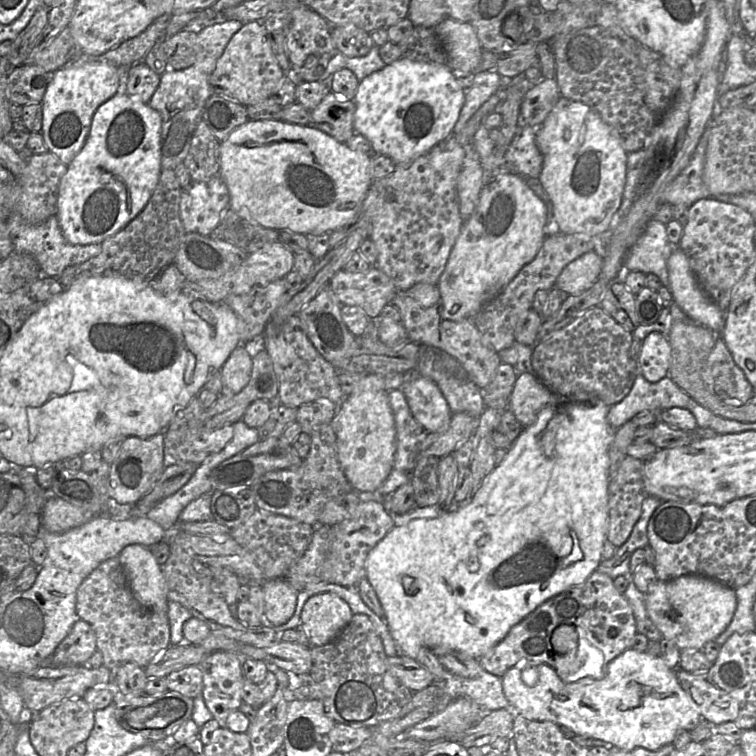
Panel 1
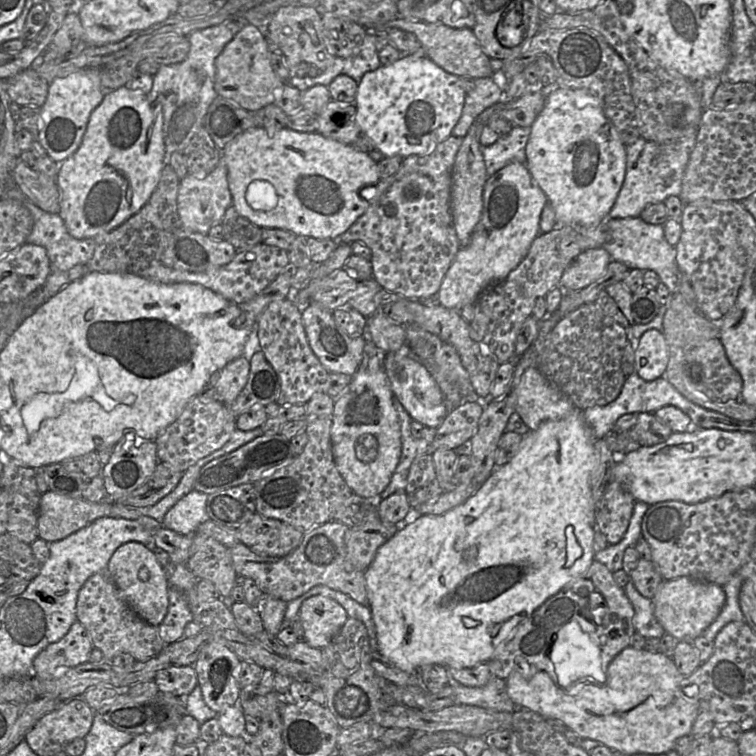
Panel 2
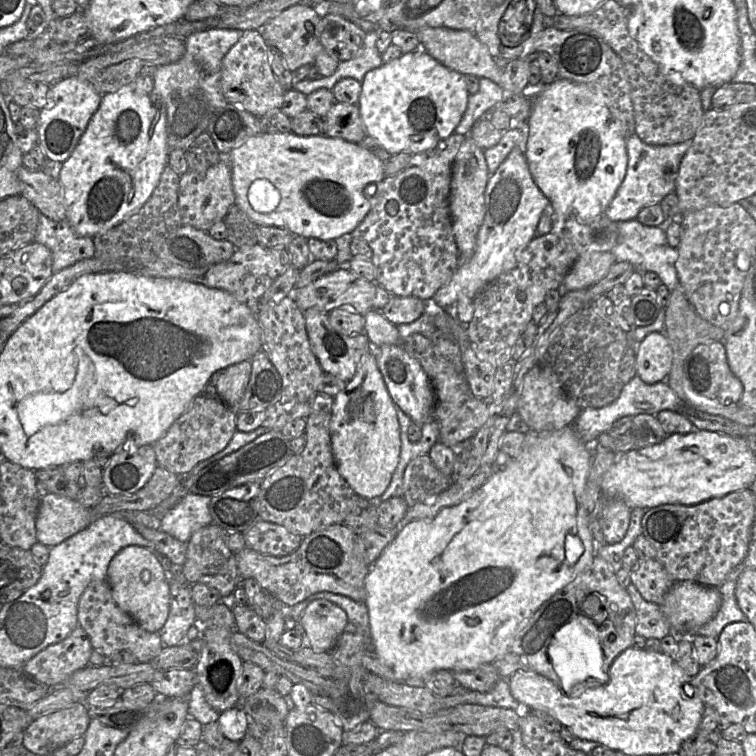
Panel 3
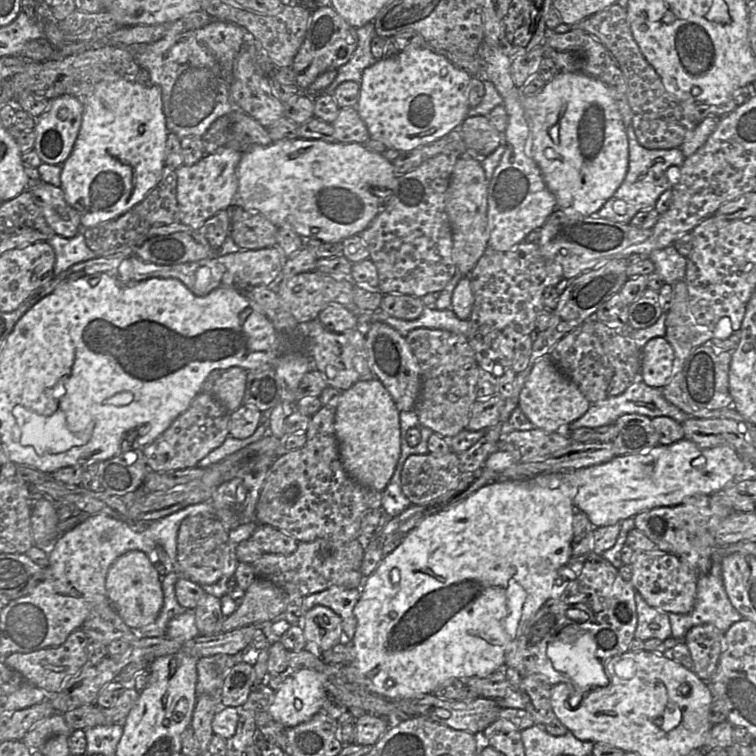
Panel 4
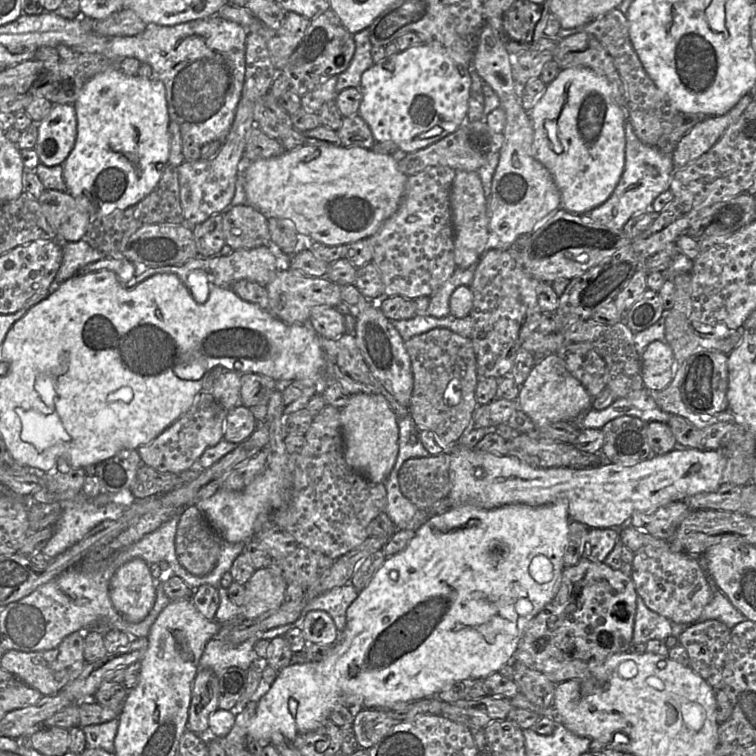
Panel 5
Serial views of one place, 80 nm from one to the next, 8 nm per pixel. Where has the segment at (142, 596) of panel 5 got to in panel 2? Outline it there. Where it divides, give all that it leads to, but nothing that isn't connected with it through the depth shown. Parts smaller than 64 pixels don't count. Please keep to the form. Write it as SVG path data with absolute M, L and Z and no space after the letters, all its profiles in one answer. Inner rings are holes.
M128 542L115 551L107 570L124 602L144 621L160 626L168 612L169 582L155 554L141 543Z

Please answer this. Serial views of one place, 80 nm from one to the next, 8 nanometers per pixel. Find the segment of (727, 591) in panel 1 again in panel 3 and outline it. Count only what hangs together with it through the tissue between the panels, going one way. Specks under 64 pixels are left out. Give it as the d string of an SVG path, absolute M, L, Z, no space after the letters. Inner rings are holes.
M693 581L675 582L660 608L670 626L693 627L713 618L721 605L717 587L707 587Z

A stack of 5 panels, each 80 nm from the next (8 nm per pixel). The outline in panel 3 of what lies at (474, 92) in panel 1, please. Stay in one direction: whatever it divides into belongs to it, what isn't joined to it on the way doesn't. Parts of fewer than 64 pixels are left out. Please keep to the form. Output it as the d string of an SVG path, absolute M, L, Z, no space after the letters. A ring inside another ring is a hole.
M479 78L479 90L468 97L466 111L454 133L467 137L474 123L488 115L504 99L504 90L487 78Z

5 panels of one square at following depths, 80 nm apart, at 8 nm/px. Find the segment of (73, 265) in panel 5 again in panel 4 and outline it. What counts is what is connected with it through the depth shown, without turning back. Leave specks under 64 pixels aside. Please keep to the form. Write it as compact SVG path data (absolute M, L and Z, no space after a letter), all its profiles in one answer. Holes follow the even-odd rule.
M79 231L72 238L65 238L58 234L53 234L46 241L52 246L55 252L55 275L66 271L77 263L99 257L87 246L82 231Z

